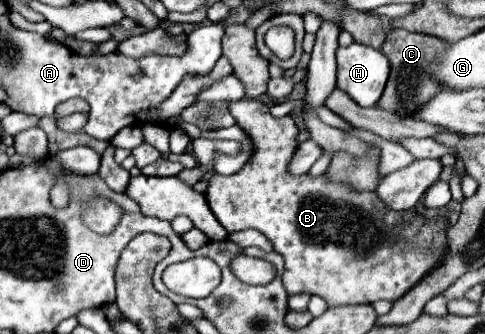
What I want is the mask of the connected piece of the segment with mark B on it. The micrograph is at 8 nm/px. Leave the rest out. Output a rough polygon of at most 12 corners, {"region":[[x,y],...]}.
{"region":[[228,102],[254,154],[214,174],[228,232],[328,306],[398,300],[444,258],[442,218],[292,176],[298,128]]}

